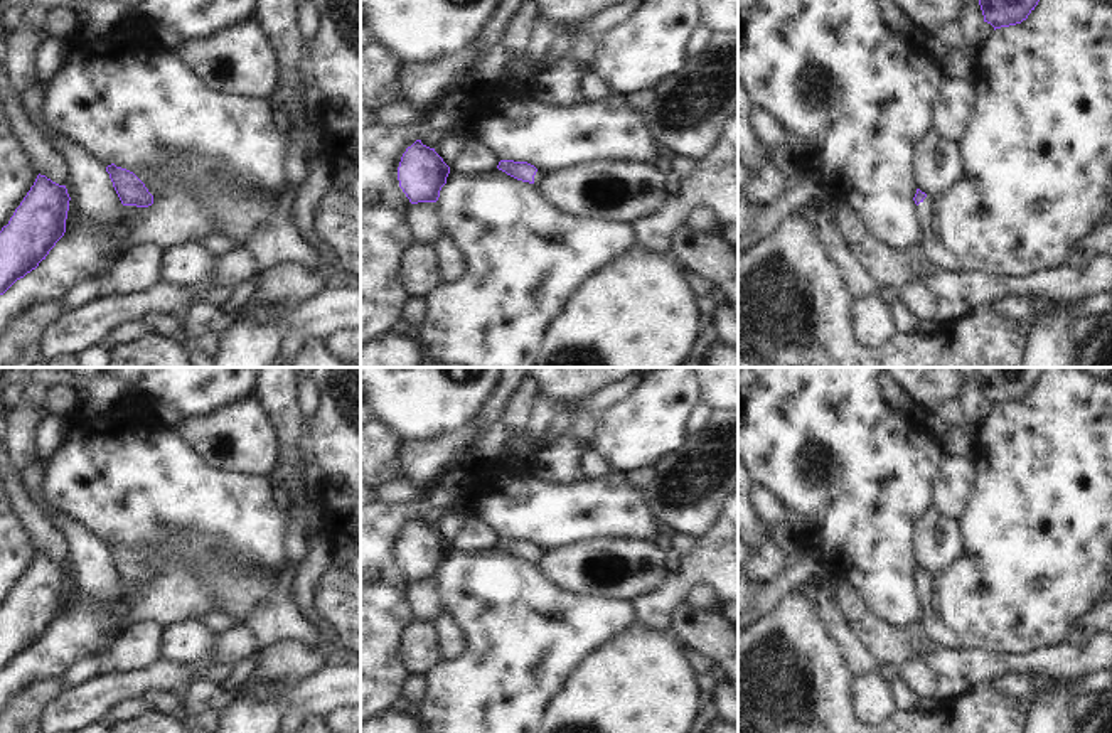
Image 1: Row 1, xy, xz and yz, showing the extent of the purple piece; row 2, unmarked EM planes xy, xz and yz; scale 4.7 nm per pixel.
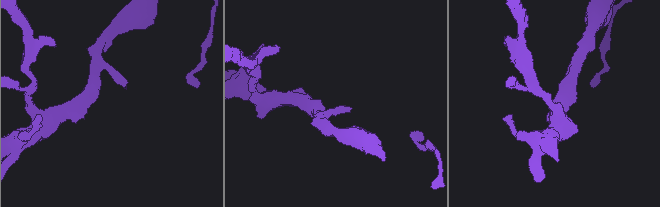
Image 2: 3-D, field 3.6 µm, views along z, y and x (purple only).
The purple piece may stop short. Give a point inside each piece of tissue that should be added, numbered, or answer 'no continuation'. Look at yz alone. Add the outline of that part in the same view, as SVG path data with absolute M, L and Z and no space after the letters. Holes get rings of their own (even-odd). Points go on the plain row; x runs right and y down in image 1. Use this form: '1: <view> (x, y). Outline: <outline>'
1: yz (942, 637). Outline: M925 575L917 583L917 598L923 610L922 623L927 629L928 637L937 644L937 647L950 649L950 650L960 650L960 642L957 637L954 637L947 629L944 629L928 612L927 603L930 600L930 586L932 586L932 575Z

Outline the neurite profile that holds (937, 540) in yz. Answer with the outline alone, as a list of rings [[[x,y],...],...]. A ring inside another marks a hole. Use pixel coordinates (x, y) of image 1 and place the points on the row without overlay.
[[[932,507],[917,522],[913,551],[917,566],[933,576],[962,553],[959,521]]]

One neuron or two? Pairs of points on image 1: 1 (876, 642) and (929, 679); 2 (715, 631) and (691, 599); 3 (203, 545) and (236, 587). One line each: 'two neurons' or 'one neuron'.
1: two neurons
2: two neurons
3: one neuron

